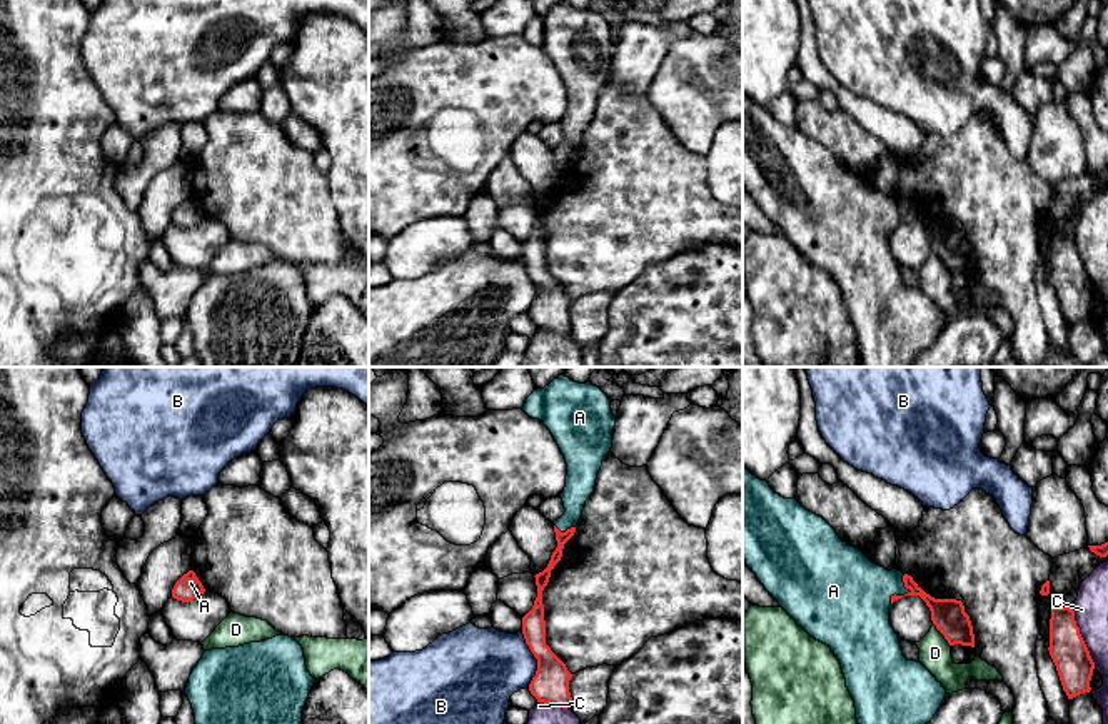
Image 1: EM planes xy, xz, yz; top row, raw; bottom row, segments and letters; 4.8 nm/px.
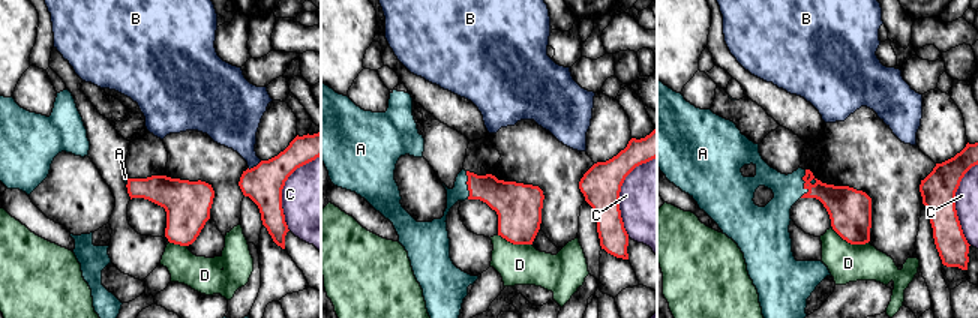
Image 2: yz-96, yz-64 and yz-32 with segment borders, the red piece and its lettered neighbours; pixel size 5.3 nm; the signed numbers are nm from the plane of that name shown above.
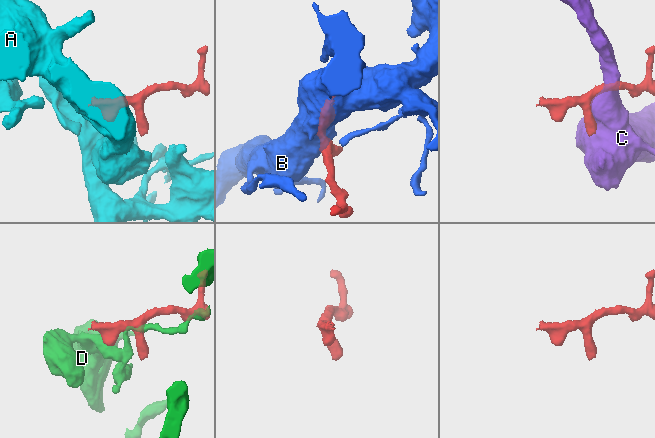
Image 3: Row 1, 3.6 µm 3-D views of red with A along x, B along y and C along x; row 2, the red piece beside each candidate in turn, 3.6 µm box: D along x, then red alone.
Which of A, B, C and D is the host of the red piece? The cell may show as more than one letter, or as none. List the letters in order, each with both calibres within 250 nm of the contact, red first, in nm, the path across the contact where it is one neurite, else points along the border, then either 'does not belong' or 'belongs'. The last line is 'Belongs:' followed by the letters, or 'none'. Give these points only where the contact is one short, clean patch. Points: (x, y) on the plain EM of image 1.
A: 160/360 nm | across yz (948, 241), (918, 217), (905, 221), (866, 219), (853, 222) | belongs
B: 180/360 nm | along xz (521, 259), (536, 286), (536, 301), (529, 312) | does not belong
C: 180/160 nm | does not belong
D: 160/160 nm | does not belong
Belongs: A

